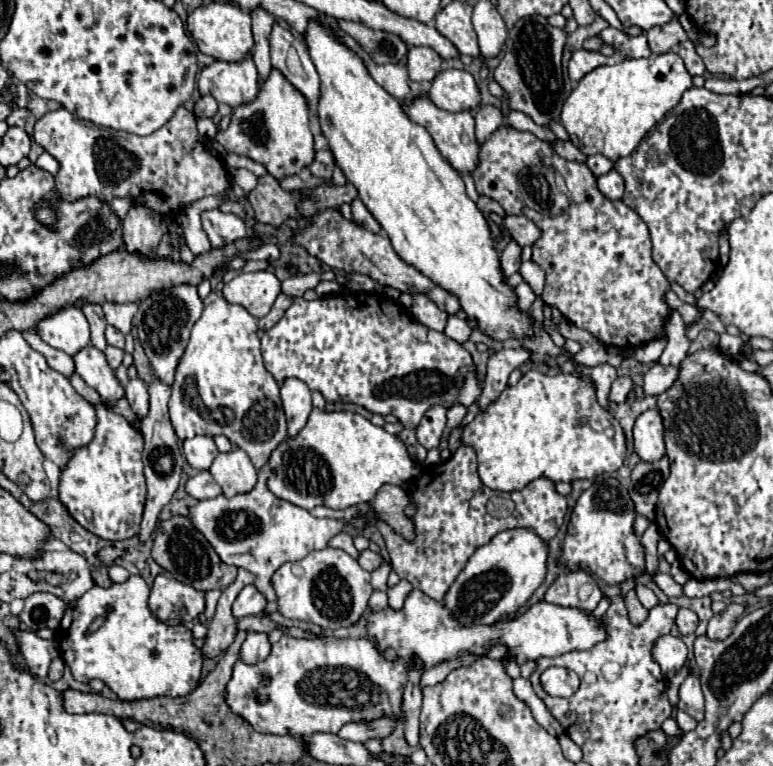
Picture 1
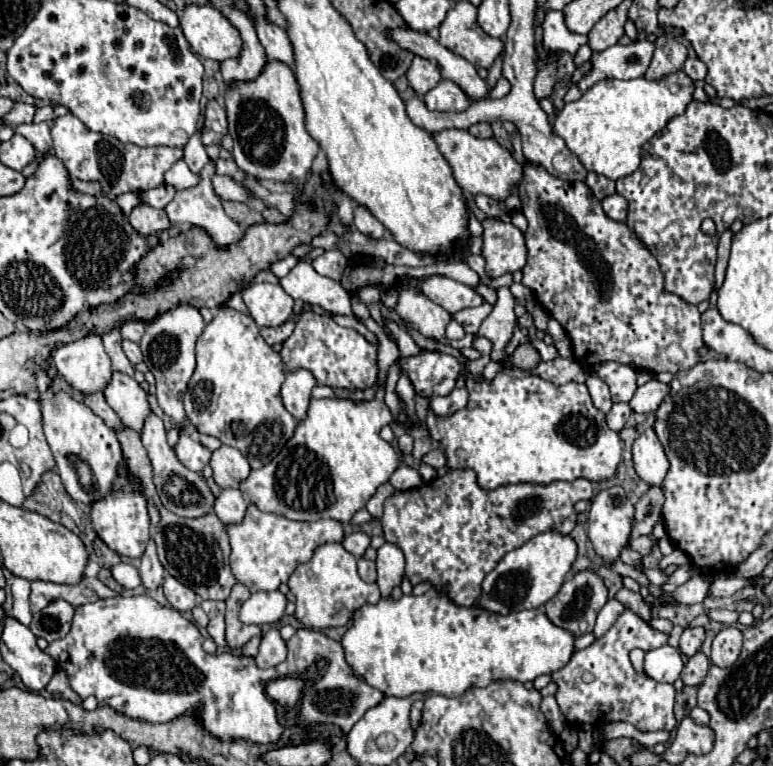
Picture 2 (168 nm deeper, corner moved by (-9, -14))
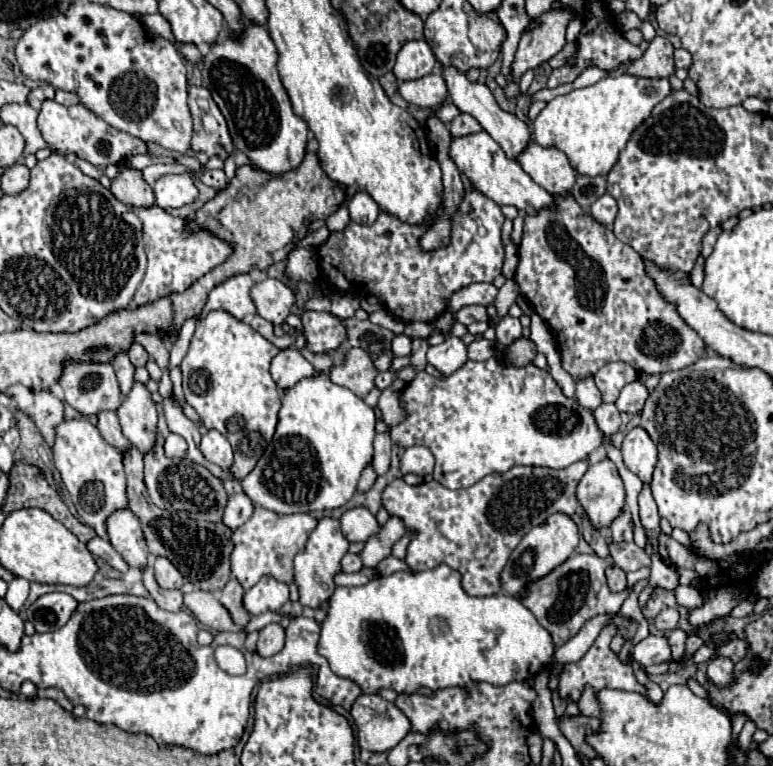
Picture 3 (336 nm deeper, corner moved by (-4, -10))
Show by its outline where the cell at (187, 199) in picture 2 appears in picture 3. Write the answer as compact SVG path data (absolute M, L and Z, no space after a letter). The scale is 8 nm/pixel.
M162 175L154 183L154 203L162 209L182 207L198 197L198 189L190 175Z

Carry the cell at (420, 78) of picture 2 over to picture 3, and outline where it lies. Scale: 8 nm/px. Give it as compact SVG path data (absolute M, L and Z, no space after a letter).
M424 39L408 41L398 51L394 75L398 81L412 81L432 73L434 65L436 65L436 57Z

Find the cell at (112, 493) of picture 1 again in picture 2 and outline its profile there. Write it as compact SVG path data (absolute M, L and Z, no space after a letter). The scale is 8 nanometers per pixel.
M121 461L117 467L117 477L113 481L111 491L91 503L89 521L95 533L103 539L103 543L117 551L123 557L139 559L145 551L145 545L149 541L149 513L147 513L147 497L143 495L143 485L137 477L131 475L131 471Z

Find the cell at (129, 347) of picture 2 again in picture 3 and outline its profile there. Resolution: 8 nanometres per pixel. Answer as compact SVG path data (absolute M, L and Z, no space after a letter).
M134 343L132 347L130 347L130 351L128 351L128 357L130 357L130 361L136 365L136 367L144 367L146 363L148 363L148 353L146 353L146 349L142 347L142 345L138 345L138 343Z

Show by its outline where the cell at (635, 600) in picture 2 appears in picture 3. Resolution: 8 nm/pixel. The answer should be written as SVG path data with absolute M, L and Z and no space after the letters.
M610 565L606 569L606 577L608 577L608 587L610 587L612 593L618 593L618 591L626 589L626 573L620 567Z

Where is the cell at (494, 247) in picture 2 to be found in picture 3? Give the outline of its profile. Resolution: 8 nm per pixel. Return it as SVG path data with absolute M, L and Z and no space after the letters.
M466 191L458 209L452 213L450 243L434 251L422 251L420 237L436 219L438 215L428 215L424 223L410 225L386 211L380 211L372 225L350 221L342 231L332 231L316 249L320 269L328 283L340 293L356 297L366 297L368 293L404 323L430 323L446 311L448 299L454 291L476 281L492 283L502 273L504 261L500 231L506 217L500 207L480 191Z

